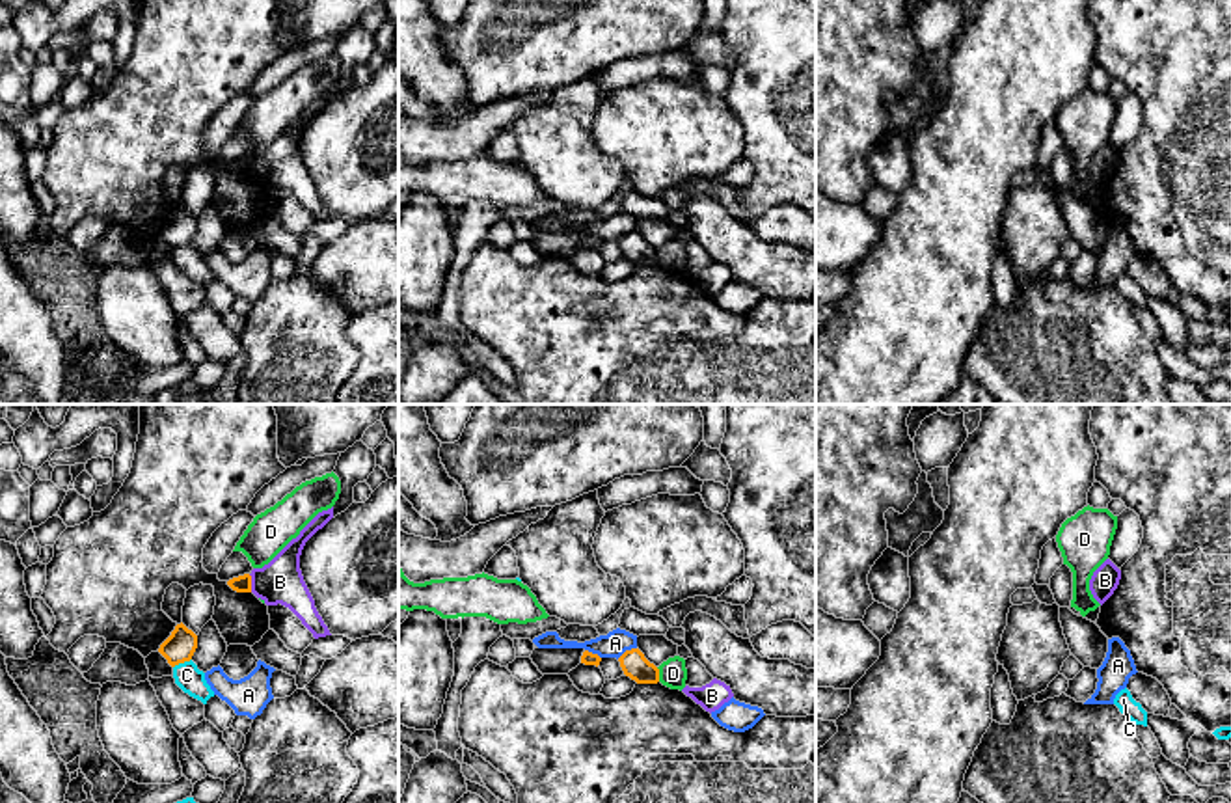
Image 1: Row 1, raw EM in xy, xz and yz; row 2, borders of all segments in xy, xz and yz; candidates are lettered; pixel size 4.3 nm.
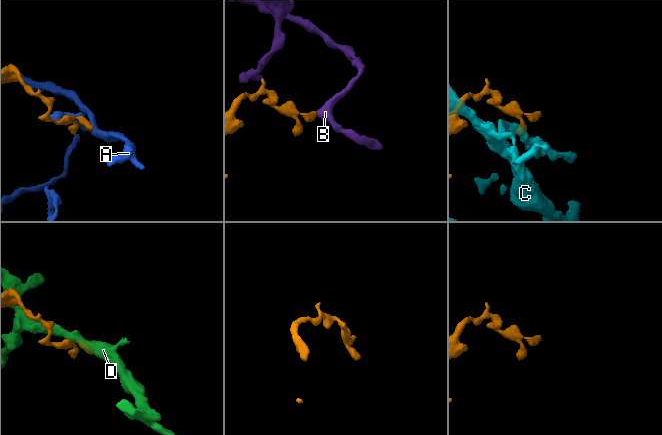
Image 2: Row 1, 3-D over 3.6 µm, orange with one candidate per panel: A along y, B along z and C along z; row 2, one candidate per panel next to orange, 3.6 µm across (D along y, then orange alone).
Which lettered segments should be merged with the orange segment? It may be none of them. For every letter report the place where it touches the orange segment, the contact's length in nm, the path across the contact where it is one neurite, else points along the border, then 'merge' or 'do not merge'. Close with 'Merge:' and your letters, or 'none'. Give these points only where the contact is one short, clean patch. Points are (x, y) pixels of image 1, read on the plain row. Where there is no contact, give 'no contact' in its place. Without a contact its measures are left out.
A: meets orange in xz at (626, 233); contact 100 nm long; do not merge
B: meets orange in xy at (250, 166); contact 80 nm long; border along xy (248, 157), (252, 174); do not merge
C: meets orange in xy at (181, 244); contact 90 nm long; border along xy (190, 241), (174, 250); do not merge
D: meets orange in xz at (658, 258); contact 70 nm long; do not merge
Merge: none

